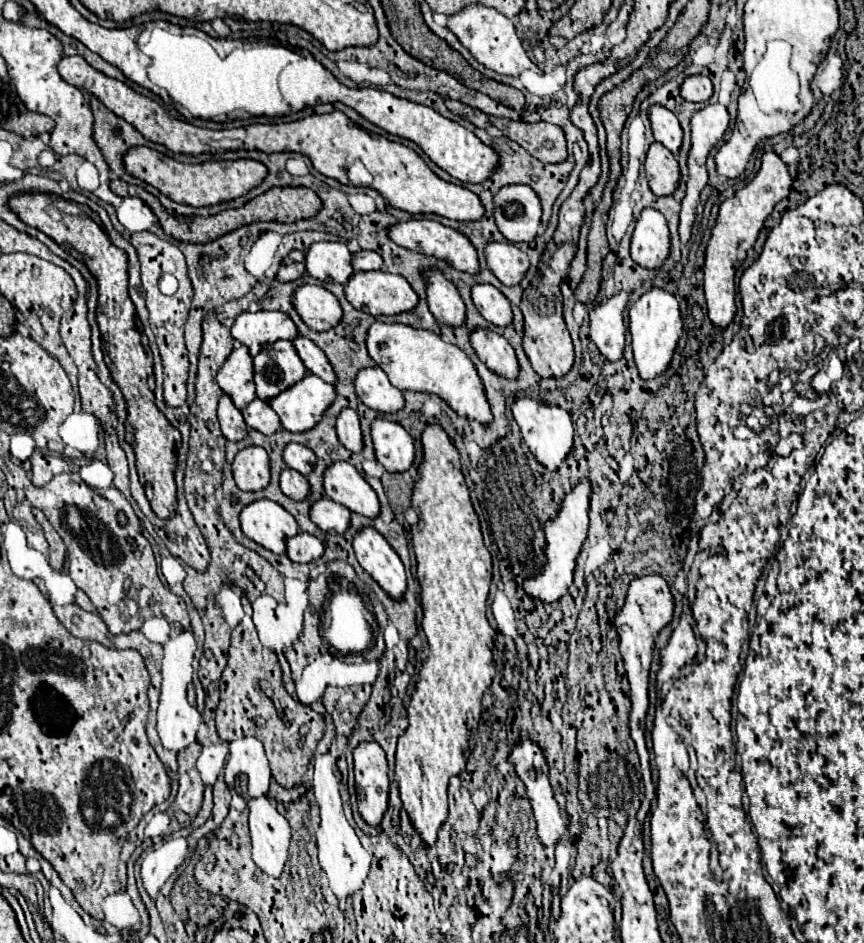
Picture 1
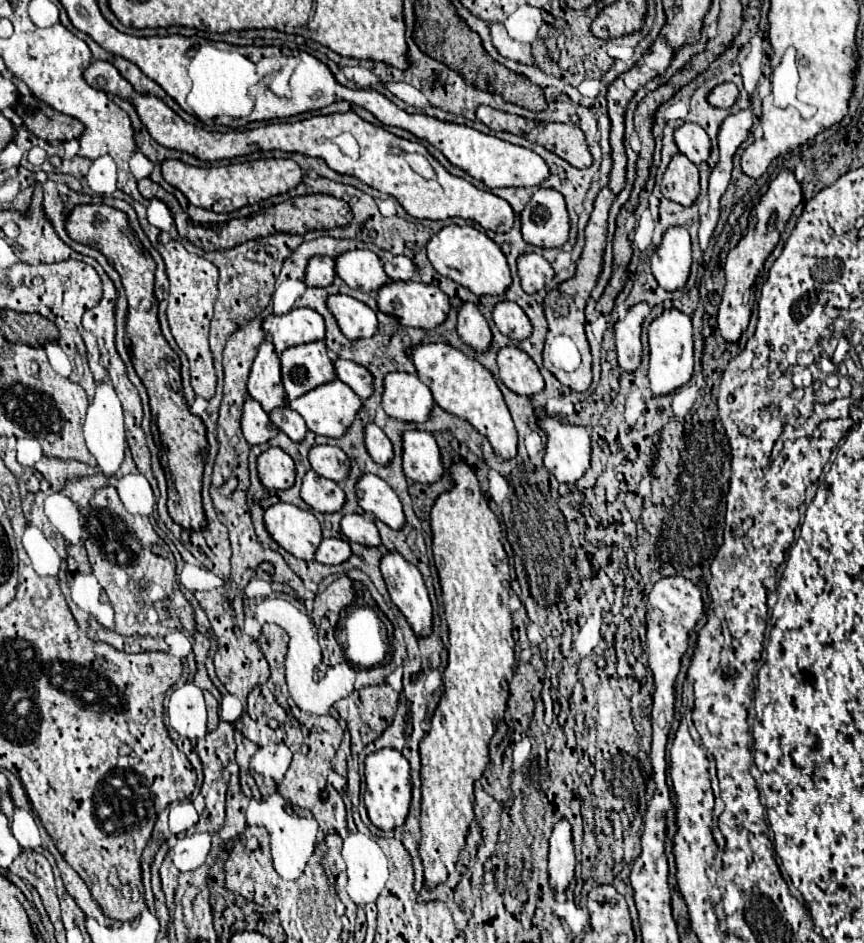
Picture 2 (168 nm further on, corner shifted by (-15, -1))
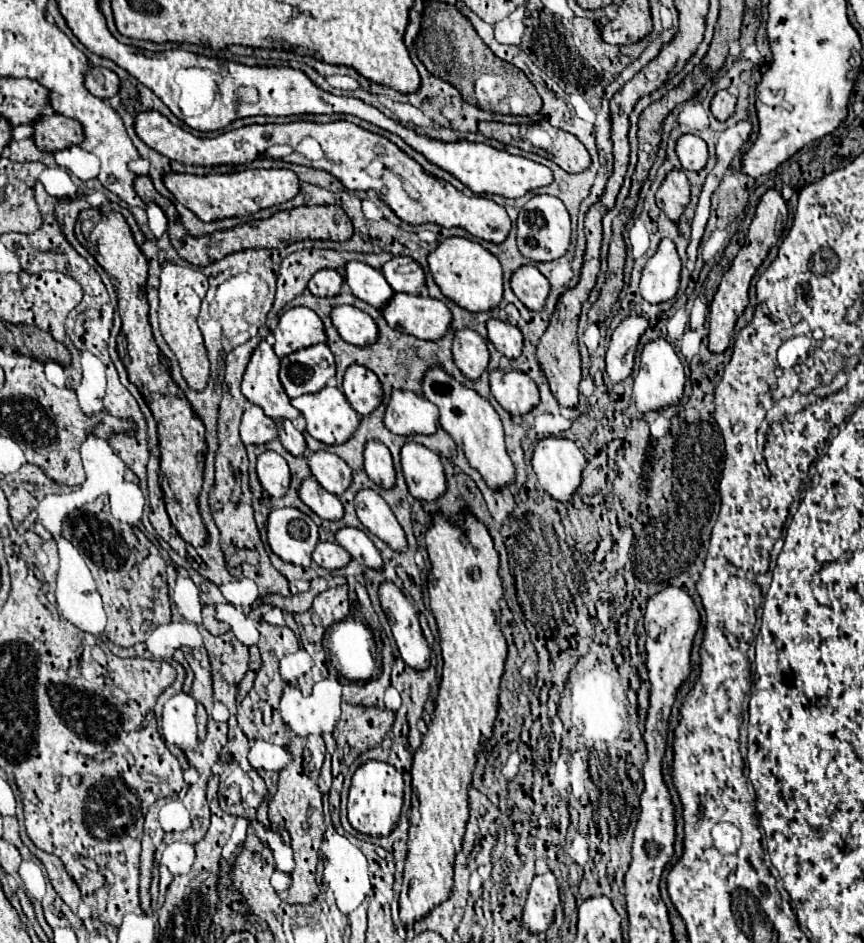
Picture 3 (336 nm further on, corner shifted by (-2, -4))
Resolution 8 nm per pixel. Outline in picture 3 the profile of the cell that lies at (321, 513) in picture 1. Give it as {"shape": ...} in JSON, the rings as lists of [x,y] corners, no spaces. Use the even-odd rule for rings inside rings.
{"shape":[[[344,526],[336,534],[336,542],[360,564],[370,566],[370,568],[382,568],[382,558],[374,542],[368,538],[368,534],[360,528]]]}

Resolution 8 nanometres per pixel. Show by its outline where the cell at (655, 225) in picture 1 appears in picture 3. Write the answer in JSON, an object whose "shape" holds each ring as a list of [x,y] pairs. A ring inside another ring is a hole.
{"shape":[[[664,238],[652,258],[648,258],[642,278],[640,294],[650,304],[660,304],[676,296],[680,288],[680,258],[670,238]]]}

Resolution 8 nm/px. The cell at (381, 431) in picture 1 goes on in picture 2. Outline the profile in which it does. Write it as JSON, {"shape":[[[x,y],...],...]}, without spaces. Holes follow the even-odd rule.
{"shape":[[[425,431],[403,433],[403,471],[411,481],[431,485],[445,473],[435,437]]]}

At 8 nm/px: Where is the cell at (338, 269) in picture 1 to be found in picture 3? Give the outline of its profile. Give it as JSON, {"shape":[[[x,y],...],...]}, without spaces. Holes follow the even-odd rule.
{"shape":[[[350,260],[344,266],[344,282],[350,286],[356,298],[368,302],[374,308],[382,306],[382,302],[388,302],[390,294],[394,294],[380,270],[358,260]]]}

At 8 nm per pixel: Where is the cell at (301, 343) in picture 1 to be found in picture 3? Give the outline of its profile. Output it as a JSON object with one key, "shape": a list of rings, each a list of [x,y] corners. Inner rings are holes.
{"shape":[[[364,366],[346,368],[342,392],[344,392],[346,400],[350,402],[350,406],[362,416],[370,414],[382,400],[382,388],[378,386],[376,374],[366,370]]]}

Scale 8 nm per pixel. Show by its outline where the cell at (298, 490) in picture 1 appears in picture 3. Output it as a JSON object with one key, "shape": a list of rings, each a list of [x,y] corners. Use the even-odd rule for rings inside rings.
{"shape":[[[312,476],[302,480],[298,496],[314,514],[318,514],[324,520],[340,520],[344,516],[344,508],[338,496],[322,490],[322,486],[318,486],[318,480]]]}

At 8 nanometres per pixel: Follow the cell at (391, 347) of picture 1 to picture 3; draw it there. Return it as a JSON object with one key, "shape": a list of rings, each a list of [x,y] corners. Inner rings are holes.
{"shape":[[[442,366],[426,368],[422,382],[422,396],[438,406],[440,410],[440,426],[454,438],[454,442],[464,450],[472,468],[476,468],[482,478],[492,488],[502,488],[514,480],[514,464],[504,446],[504,430],[498,412],[492,404],[480,396],[474,388],[464,386],[456,378],[452,378]]]}

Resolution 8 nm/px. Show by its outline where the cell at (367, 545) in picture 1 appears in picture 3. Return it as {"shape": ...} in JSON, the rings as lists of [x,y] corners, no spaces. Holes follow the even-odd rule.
{"shape":[[[384,580],[380,584],[378,596],[382,610],[386,612],[386,618],[392,626],[392,634],[402,660],[416,670],[428,668],[430,648],[426,644],[426,638],[418,622],[418,612],[410,598],[390,580]]]}

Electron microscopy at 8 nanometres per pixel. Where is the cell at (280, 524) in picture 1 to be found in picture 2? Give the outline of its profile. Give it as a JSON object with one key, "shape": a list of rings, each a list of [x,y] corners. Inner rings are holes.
{"shape":[[[277,503],[265,511],[265,525],[271,537],[293,557],[311,561],[323,535],[317,517],[311,511],[291,503]]]}

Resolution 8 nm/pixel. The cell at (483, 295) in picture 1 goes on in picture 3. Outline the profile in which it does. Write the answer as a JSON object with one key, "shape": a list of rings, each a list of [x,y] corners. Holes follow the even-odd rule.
{"shape":[[[490,318],[486,322],[488,340],[496,346],[496,350],[506,358],[516,358],[522,352],[522,334],[510,322],[502,322],[498,318]]]}

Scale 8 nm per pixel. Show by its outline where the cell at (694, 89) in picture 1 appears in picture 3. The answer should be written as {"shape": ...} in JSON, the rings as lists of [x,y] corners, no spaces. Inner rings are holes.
{"shape":[[[720,90],[716,92],[716,96],[710,102],[710,112],[714,114],[714,118],[726,120],[728,116],[732,116],[734,106],[736,106],[736,98],[730,96],[726,90]]]}

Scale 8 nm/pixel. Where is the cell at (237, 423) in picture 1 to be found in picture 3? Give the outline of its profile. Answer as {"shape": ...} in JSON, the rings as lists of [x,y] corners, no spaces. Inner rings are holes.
{"shape":[[[250,404],[244,408],[242,424],[240,424],[240,438],[242,442],[248,444],[266,444],[272,438],[276,438],[276,424],[272,418],[268,418],[262,408]]]}

